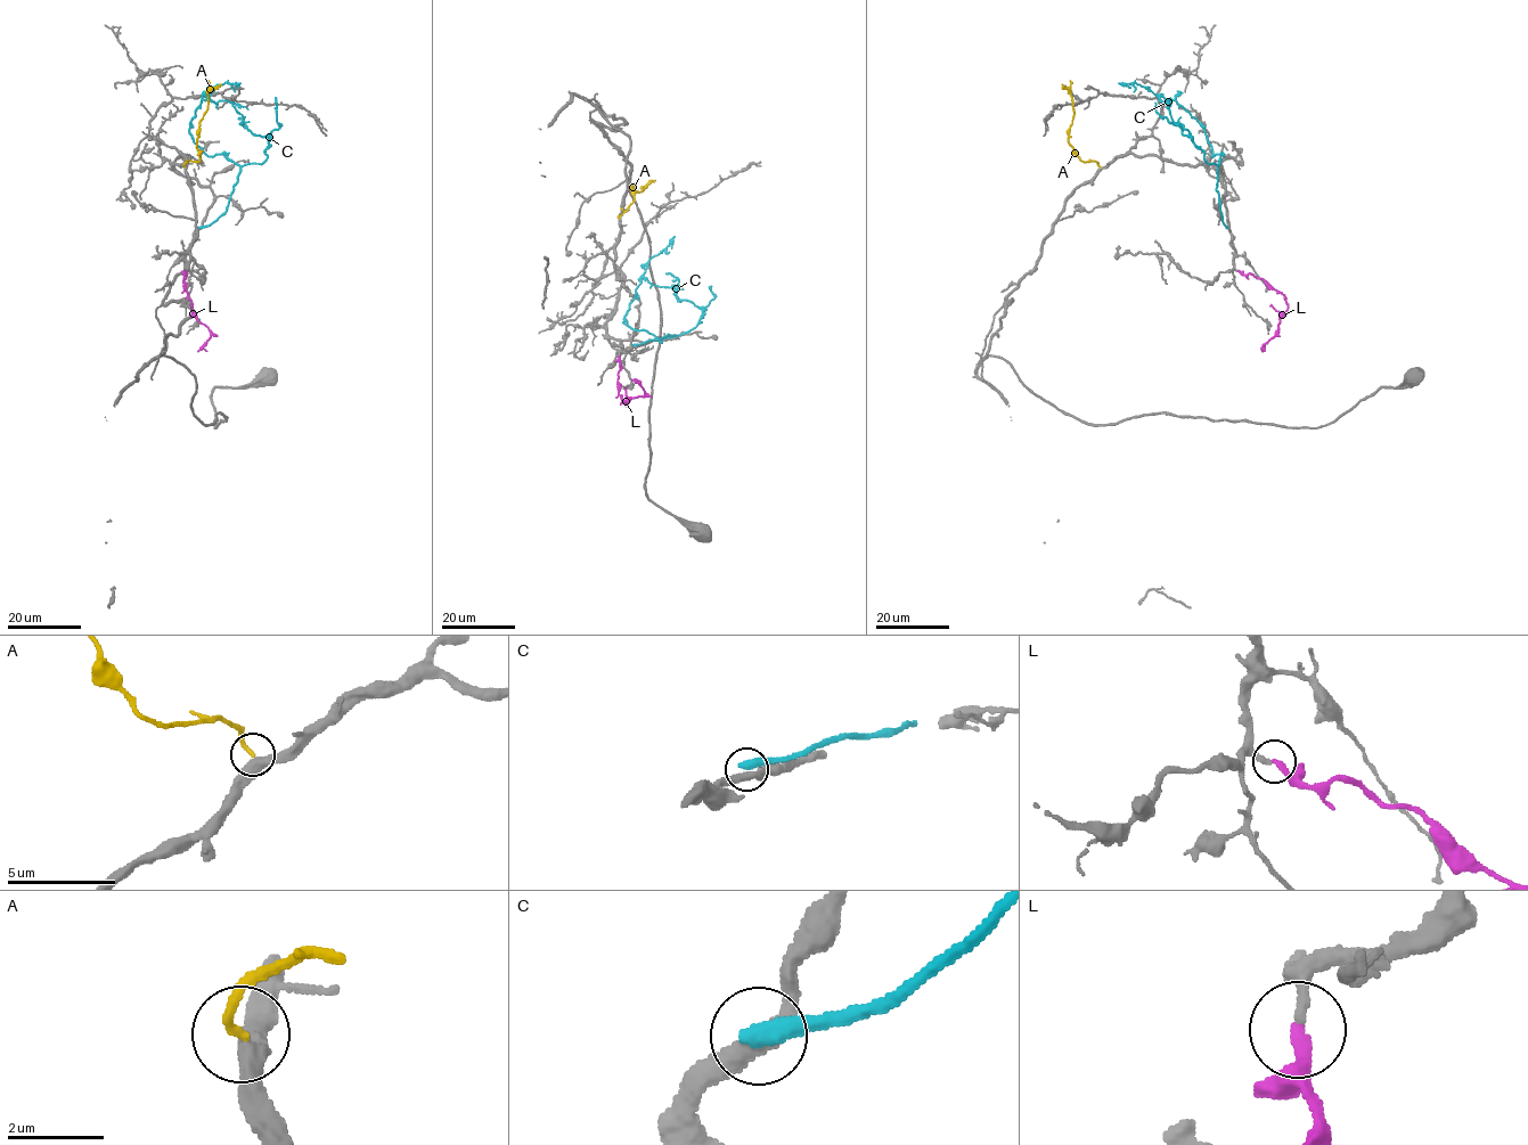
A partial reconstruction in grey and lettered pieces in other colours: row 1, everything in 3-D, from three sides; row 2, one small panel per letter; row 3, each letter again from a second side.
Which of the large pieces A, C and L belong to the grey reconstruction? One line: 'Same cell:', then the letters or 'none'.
Same cell: A, L

